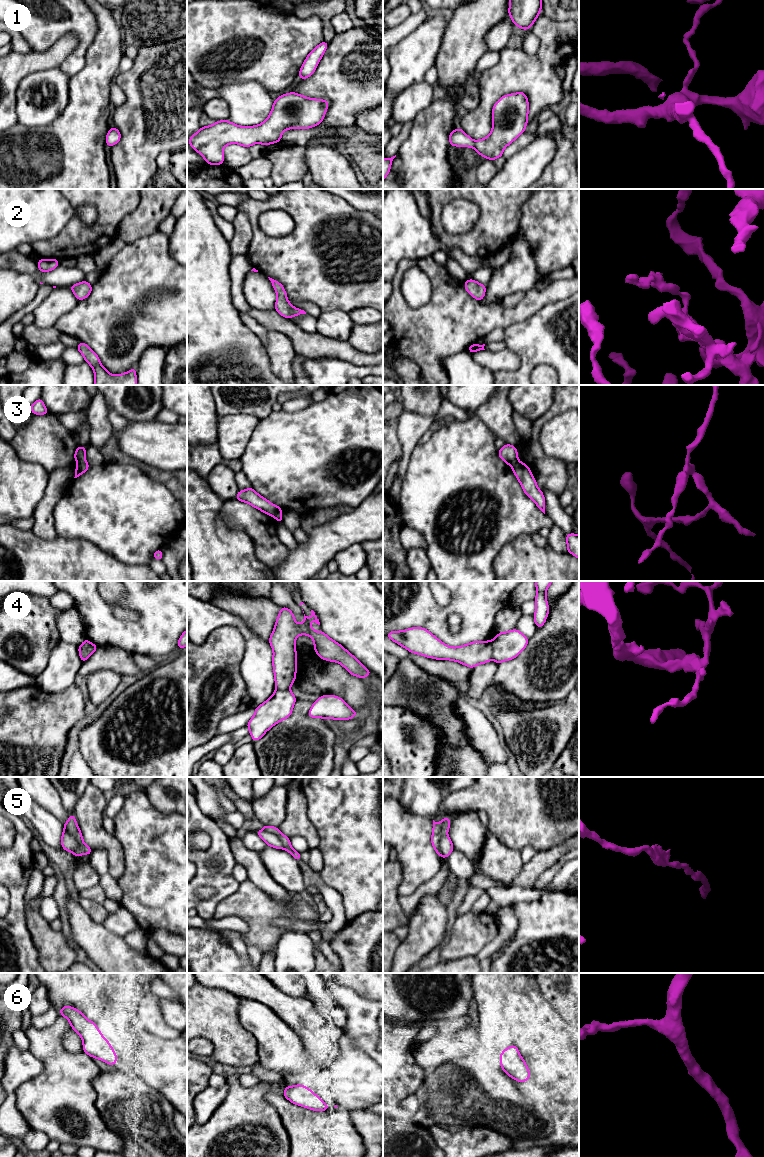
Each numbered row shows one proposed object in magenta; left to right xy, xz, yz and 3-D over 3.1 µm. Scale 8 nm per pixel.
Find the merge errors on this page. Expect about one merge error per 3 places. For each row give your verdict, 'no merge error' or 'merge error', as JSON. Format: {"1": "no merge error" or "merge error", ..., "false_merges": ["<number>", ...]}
{"1": "no merge error", "2": "no merge error", "3": "merge error", "4": "merge error", "5": "no merge error", "6": "no merge error", "false_merges": ["3", "4"]}

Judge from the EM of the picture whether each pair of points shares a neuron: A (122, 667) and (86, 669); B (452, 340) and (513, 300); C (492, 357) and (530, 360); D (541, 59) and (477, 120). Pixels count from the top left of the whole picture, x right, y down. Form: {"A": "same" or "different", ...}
{"A": "same", "B": "different", "C": "different", "D": "same"}

